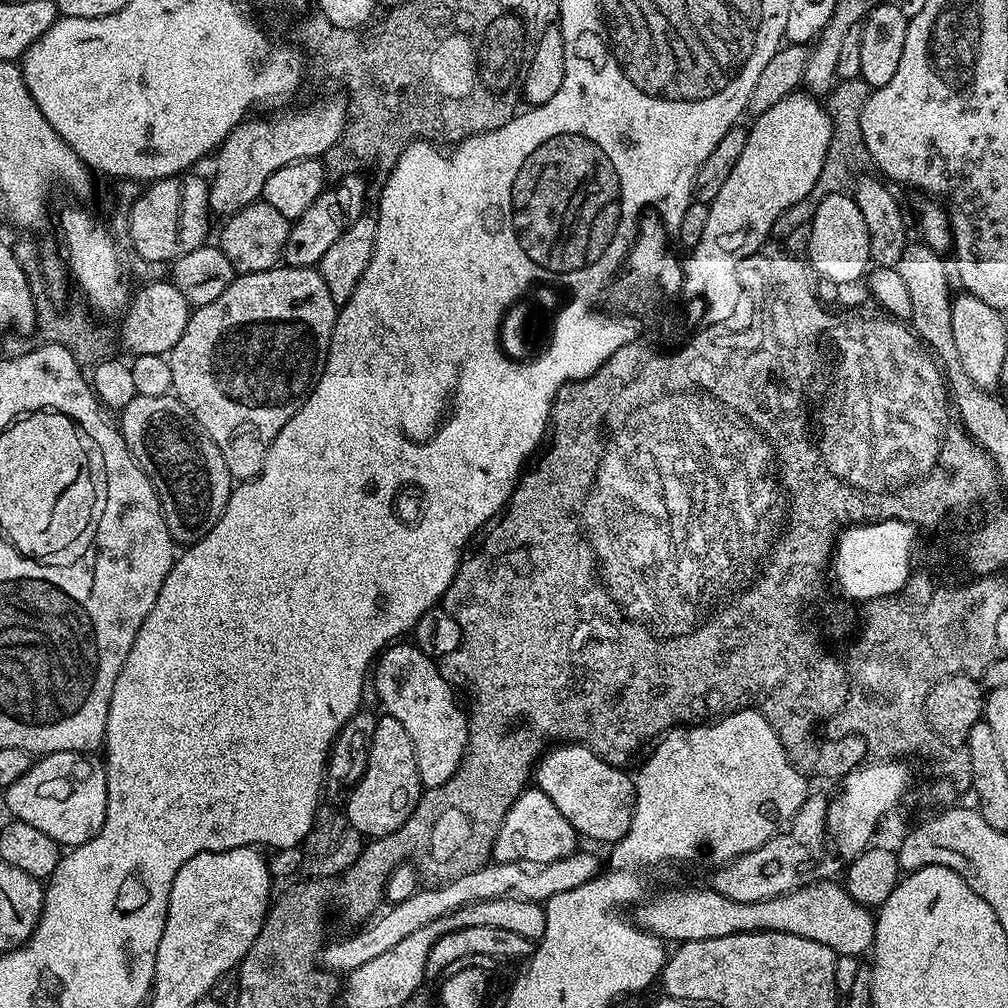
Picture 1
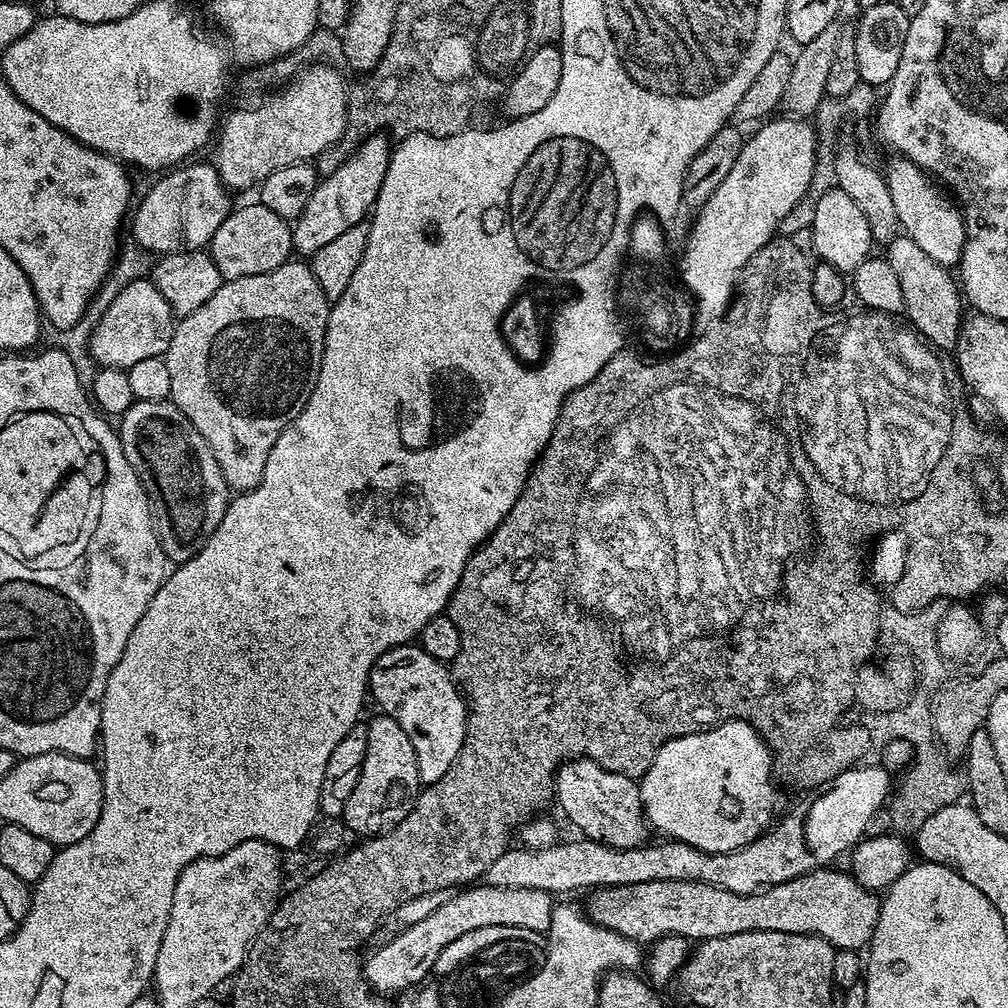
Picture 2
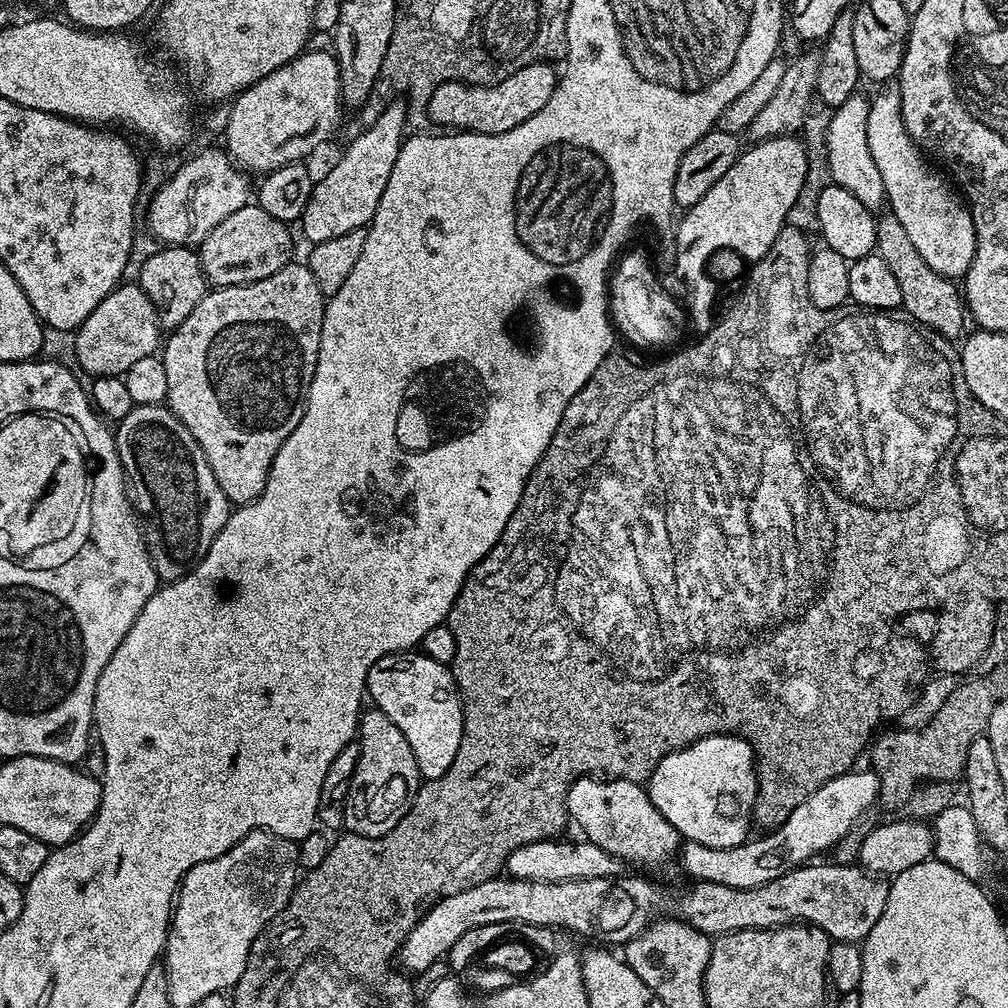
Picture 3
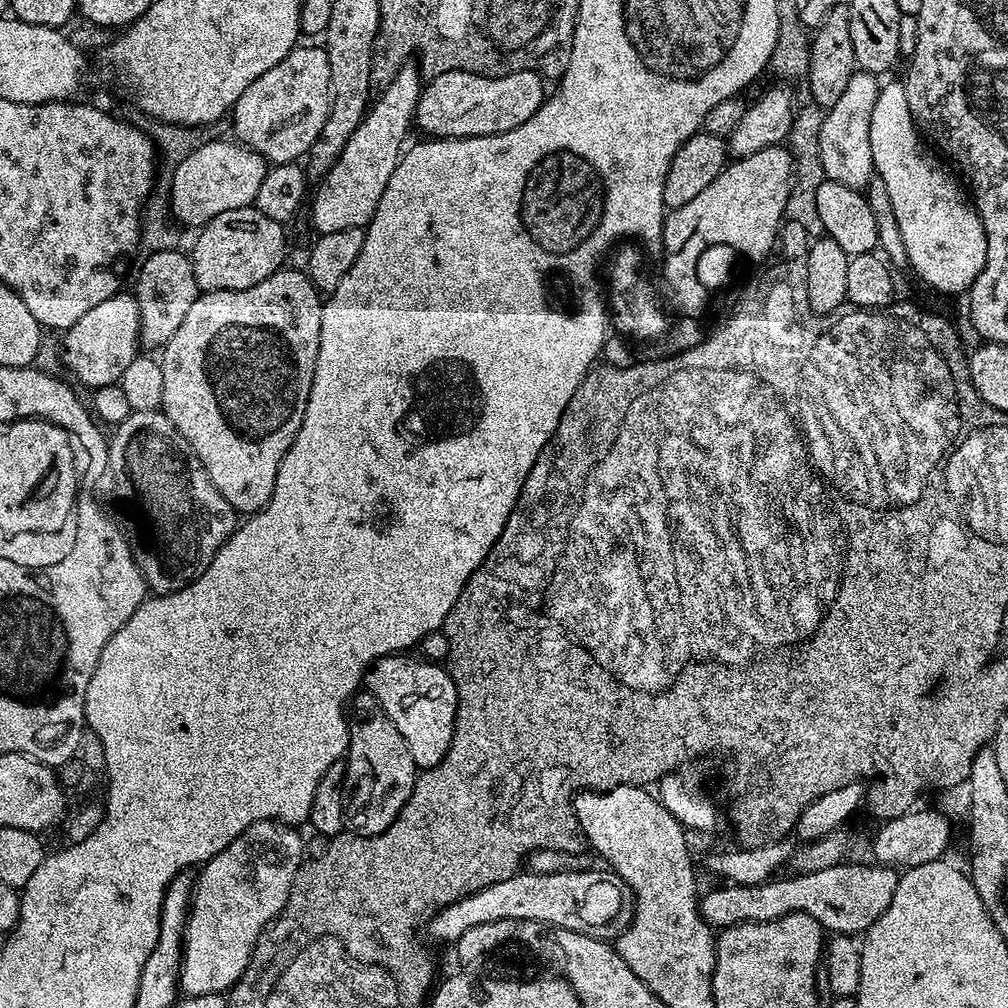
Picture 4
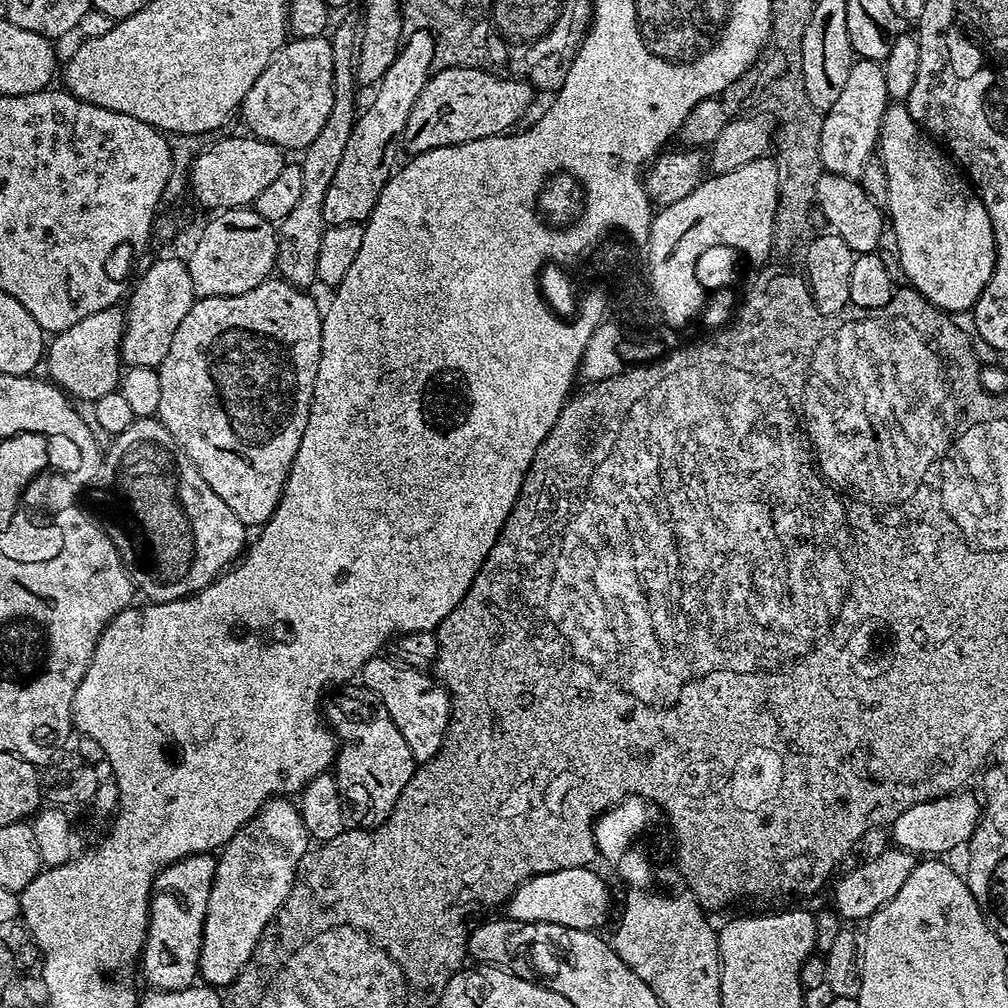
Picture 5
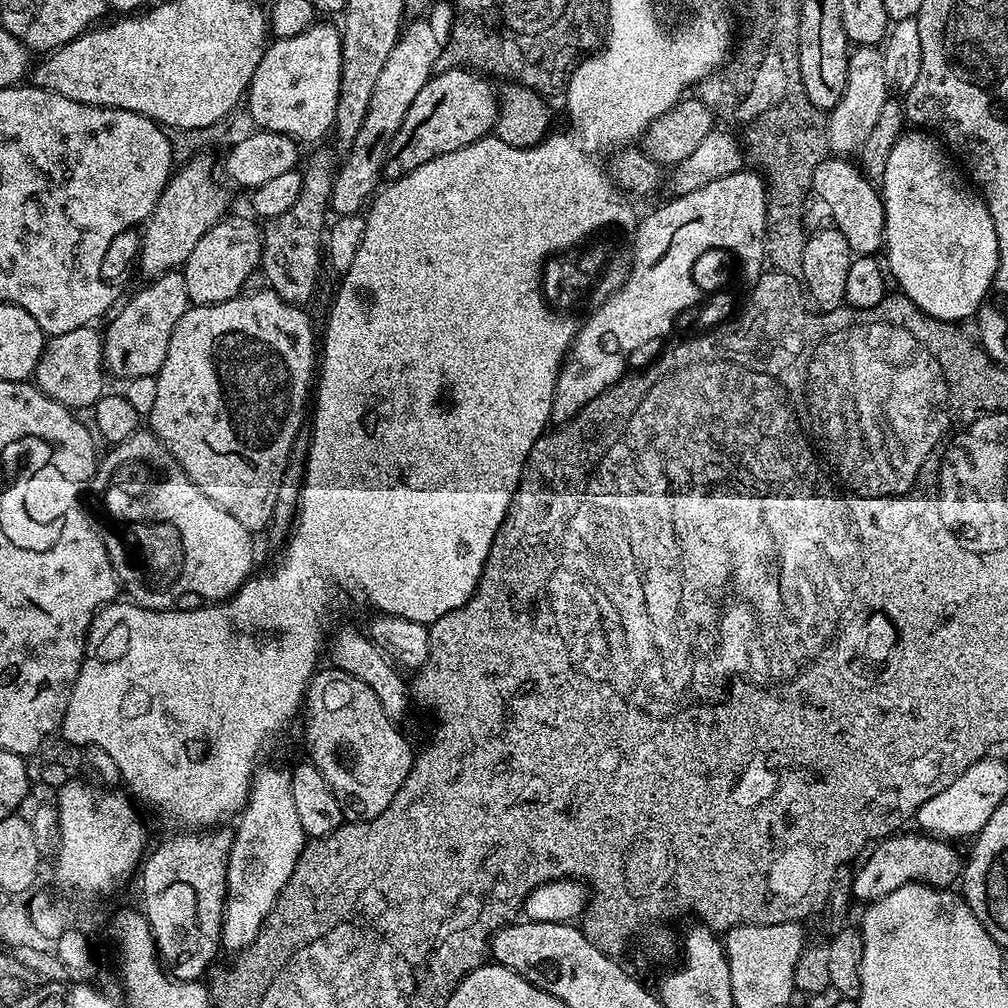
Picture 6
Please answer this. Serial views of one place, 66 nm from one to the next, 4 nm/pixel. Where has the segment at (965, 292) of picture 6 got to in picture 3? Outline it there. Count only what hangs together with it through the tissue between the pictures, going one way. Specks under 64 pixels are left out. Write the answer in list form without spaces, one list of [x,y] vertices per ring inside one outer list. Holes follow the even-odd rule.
[[[888,82],[881,88],[884,89],[876,97],[874,95],[871,97],[868,106],[866,142],[870,142],[870,154],[874,158],[874,166],[878,166],[878,174],[882,174],[887,207],[896,215],[898,222],[902,222],[902,227],[906,229],[910,242],[914,242],[918,254],[922,254],[922,259],[926,262],[926,266],[930,266],[930,270],[949,278],[962,278],[968,273],[970,262],[974,262],[976,249],[976,231],[972,221],[972,212],[966,207],[961,193],[950,183],[949,177],[943,171],[933,167],[929,157],[910,138],[902,118],[902,96],[899,83]]]

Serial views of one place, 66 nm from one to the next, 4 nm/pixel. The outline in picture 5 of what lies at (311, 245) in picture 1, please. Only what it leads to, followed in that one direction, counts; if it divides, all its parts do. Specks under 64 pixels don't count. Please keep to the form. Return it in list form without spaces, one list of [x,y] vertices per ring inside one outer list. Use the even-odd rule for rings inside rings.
[[[412,30],[407,33],[400,45],[400,53],[394,62],[390,62],[390,70],[386,70],[379,84],[375,85],[376,97],[369,102],[368,109],[365,112],[363,109],[356,117],[350,142],[346,142],[346,151],[342,153],[342,163],[338,165],[338,171],[326,190],[326,200],[322,202],[325,225],[358,224],[367,221],[374,210],[388,177],[394,171],[391,144],[403,137],[406,118],[410,118],[410,110],[414,110],[422,86],[426,86],[434,71],[435,49],[436,37],[431,32]]]

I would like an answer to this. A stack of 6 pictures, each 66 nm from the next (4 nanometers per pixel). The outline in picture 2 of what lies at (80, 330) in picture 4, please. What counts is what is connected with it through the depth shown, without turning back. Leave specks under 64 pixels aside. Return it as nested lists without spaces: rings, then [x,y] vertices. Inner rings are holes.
[[[145,278],[142,280],[130,282],[112,304],[108,306],[108,310],[104,312],[104,316],[93,325],[91,329],[90,344],[88,348],[90,355],[96,361],[97,365],[106,368],[128,368],[144,360],[144,358],[163,357],[169,348],[170,338],[176,325],[176,316],[162,296],[157,290],[151,279]]]

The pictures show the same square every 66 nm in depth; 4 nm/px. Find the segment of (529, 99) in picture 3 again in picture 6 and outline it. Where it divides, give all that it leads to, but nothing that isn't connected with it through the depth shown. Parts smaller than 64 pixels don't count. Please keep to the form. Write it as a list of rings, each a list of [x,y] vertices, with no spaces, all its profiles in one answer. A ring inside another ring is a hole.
[[[448,66],[440,71],[433,74],[422,90],[418,90],[414,102],[410,102],[410,110],[406,110],[406,118],[402,118],[398,134],[394,134],[388,143],[383,175],[388,176],[389,181],[410,174],[410,170],[418,170],[418,166],[430,162],[430,158],[470,146],[495,129],[498,96],[484,81],[487,79],[463,66]]]

